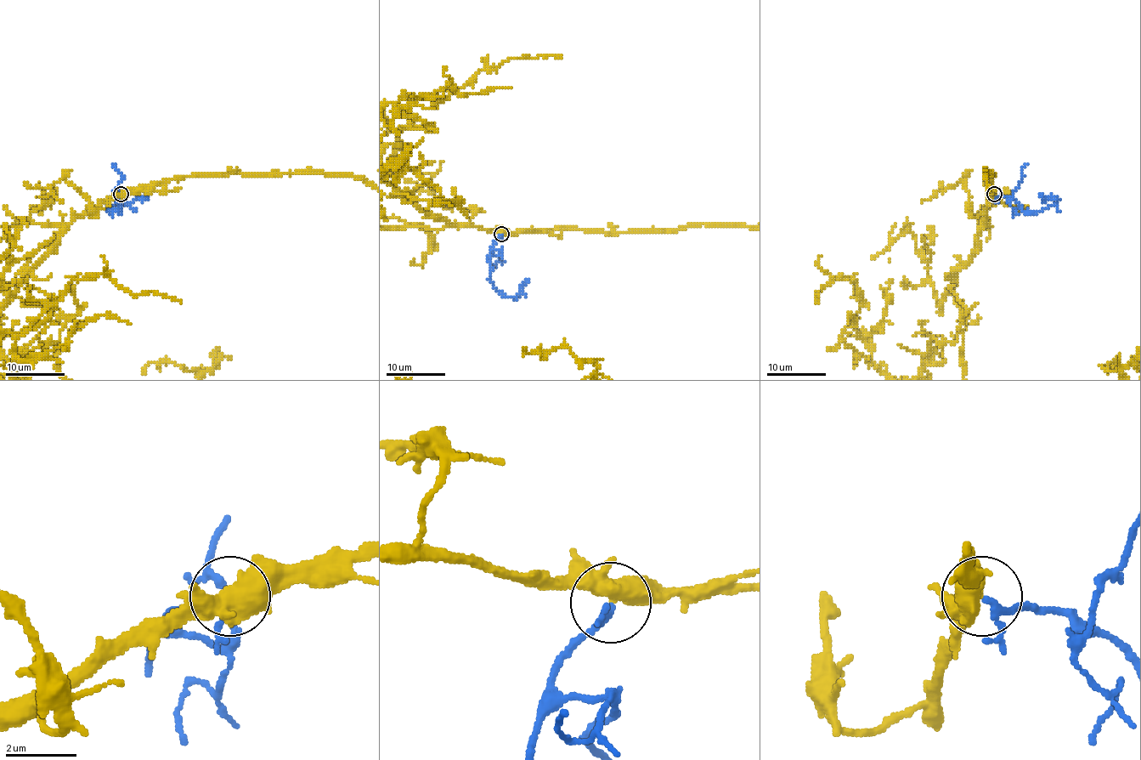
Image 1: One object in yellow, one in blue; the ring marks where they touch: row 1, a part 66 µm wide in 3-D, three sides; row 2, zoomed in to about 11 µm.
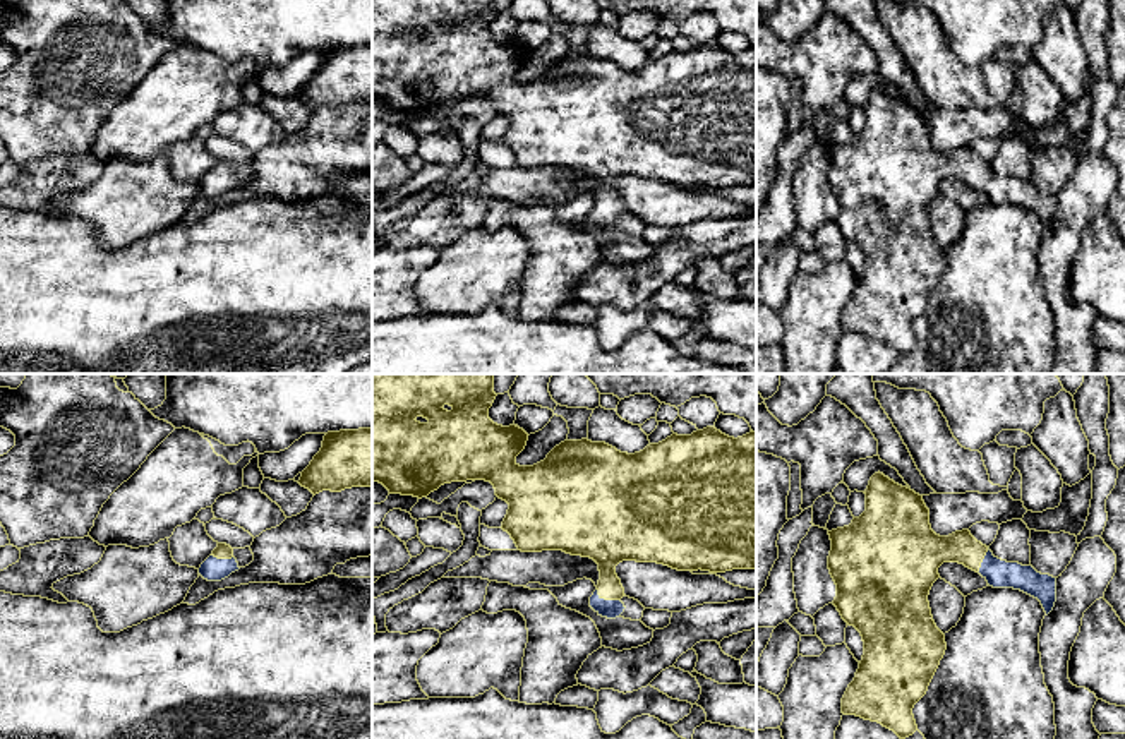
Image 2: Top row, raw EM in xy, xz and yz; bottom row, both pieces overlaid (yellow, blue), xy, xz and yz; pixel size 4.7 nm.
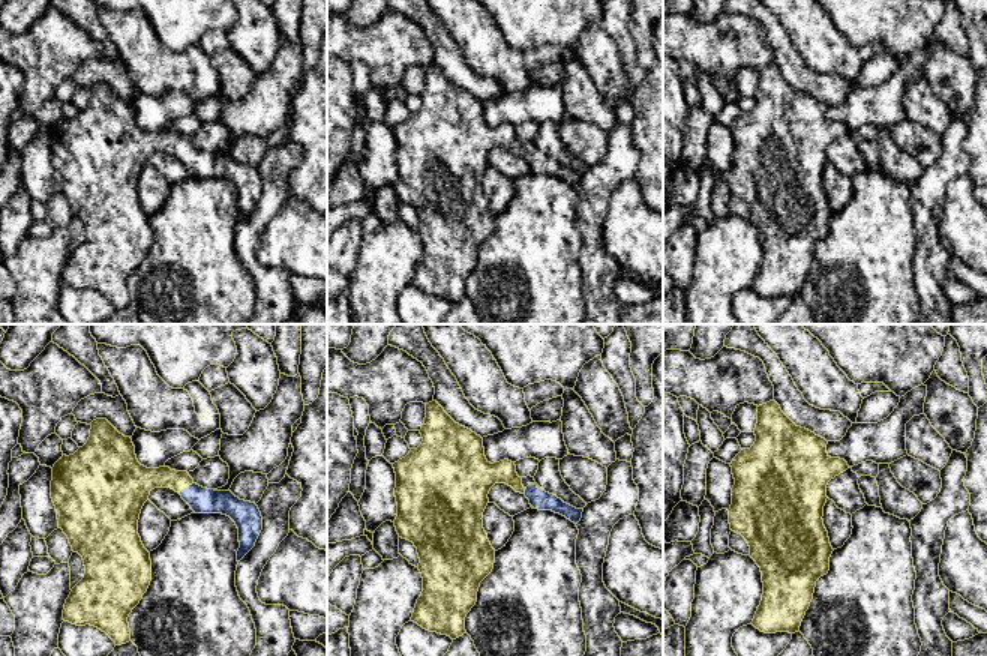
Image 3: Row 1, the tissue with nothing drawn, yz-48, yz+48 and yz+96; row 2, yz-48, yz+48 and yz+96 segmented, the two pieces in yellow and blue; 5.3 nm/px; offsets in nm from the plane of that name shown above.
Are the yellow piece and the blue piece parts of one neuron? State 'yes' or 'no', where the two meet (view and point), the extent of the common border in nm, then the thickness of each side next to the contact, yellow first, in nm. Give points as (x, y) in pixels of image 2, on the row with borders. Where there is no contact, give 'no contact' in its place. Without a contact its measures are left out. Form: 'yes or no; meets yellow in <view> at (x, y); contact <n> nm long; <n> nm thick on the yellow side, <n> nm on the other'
yes; meets yellow in xz at (607, 599); contact 130 nm long; 190 nm thick on the yellow side, 90 nm on the other

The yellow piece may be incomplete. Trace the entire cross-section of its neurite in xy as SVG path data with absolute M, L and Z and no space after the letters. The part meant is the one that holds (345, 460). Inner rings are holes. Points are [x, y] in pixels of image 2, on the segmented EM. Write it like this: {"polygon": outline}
{"polygon": "M372 429L328 432L298 484L314 496L372 487Z"}

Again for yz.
{"polygon": "M880 472L871 477L864 494L866 511L849 526L828 532L828 569L837 585L833 605L864 641L863 660L842 698L842 713L878 722L905 739L917 730L912 708L926 694L947 650L945 634L936 628L928 602L929 590L940 578L938 568L943 562L964 564L993 588L1014 588L1038 598L1046 616L1056 602L1056 578L1041 574L1032 566L995 557L969 530L936 535L923 496Z"}

